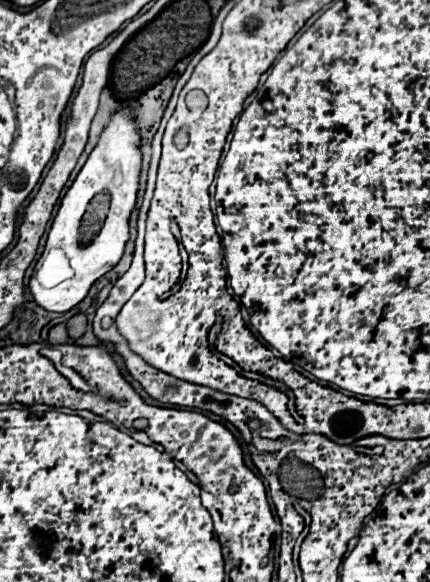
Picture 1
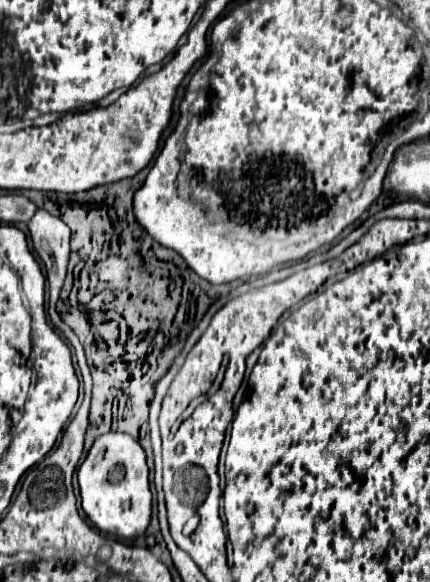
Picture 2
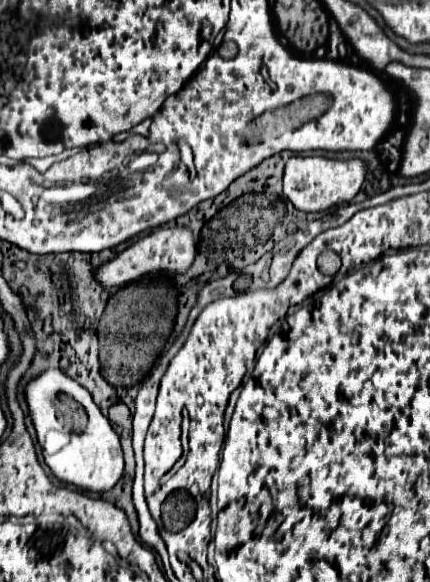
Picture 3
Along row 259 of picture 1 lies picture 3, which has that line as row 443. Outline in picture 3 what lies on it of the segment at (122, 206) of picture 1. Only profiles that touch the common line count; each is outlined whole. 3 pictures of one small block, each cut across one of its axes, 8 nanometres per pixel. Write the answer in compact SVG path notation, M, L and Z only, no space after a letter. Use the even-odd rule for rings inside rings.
M54 370L54 374L40 374L26 386L26 400L30 406L30 414L38 432L38 442L42 446L44 462L52 470L52 474L76 488L90 490L90 492L106 492L116 486L116 482L124 474L124 452L120 446L120 436L112 428L110 420L100 412L94 404L90 392L80 386L76 380L68 378L64 372ZM56 394L68 394L80 406L84 406L88 414L88 422L84 430L68 430L68 426L58 420L54 398Z

